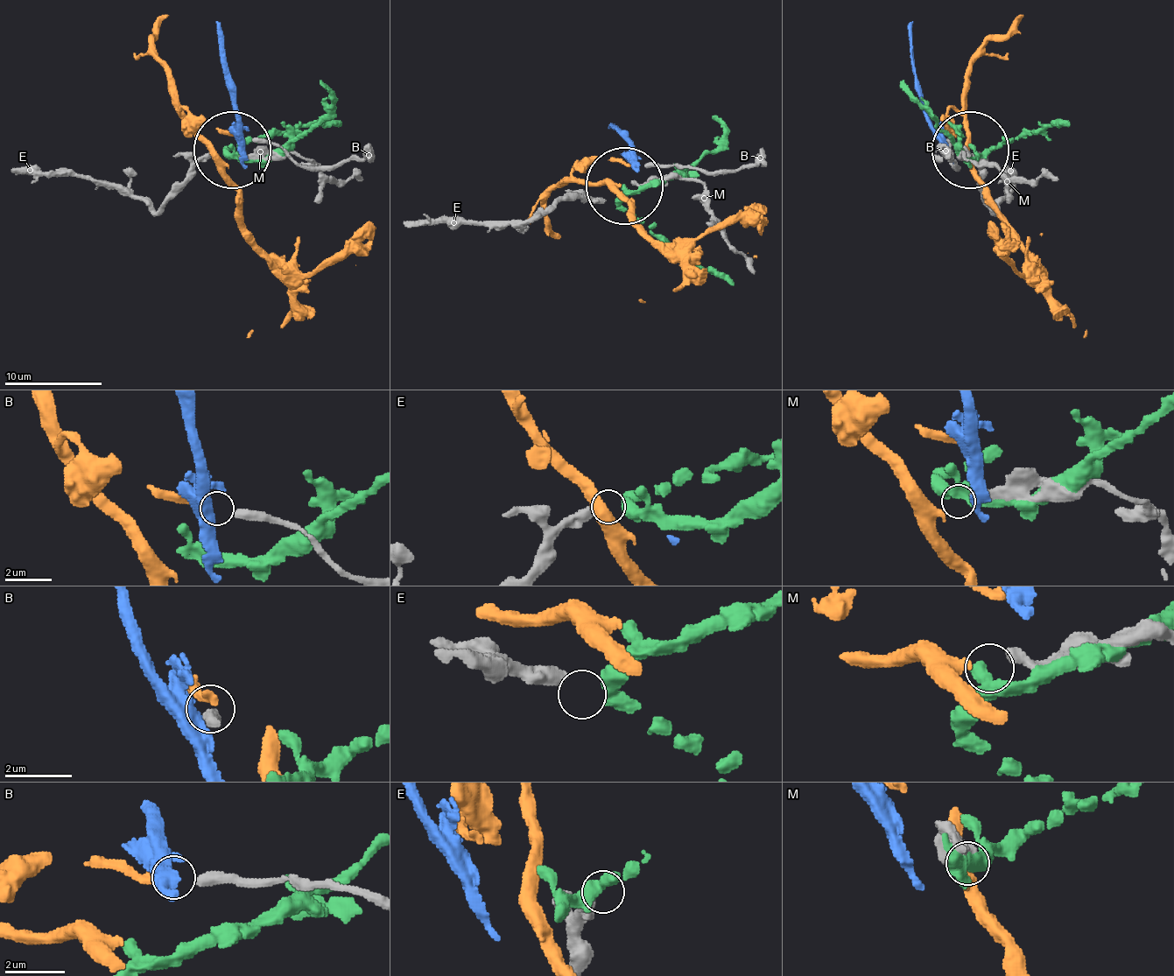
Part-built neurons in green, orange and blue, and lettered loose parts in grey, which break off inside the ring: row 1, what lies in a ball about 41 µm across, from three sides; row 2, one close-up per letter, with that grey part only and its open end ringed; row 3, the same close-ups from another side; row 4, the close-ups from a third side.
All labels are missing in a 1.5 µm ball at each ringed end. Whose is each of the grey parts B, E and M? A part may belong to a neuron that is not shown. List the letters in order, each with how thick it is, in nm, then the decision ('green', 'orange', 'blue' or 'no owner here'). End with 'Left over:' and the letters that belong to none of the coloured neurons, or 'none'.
B: 360 nm thick; orange
E: 440 nm thick; green
M: 420 nm thick; no owner here
Left over: M

